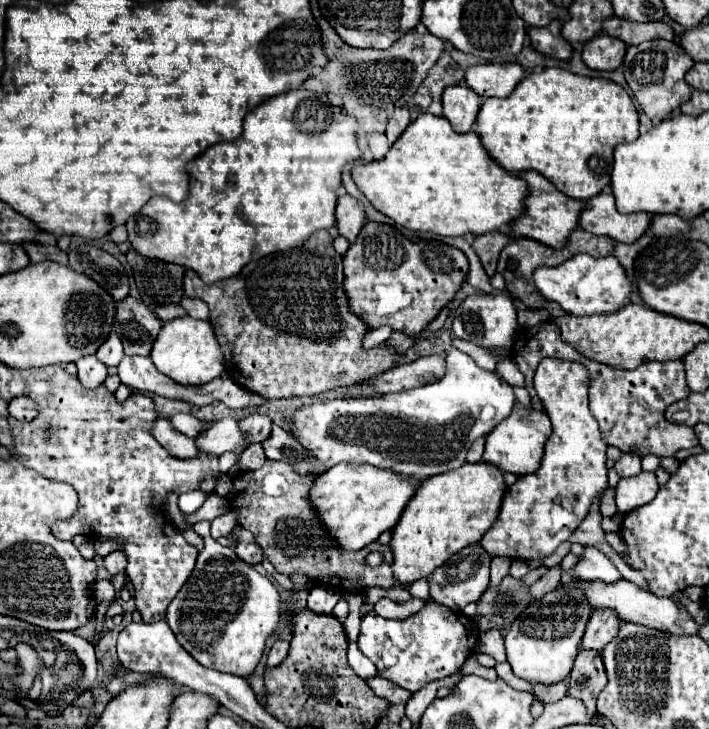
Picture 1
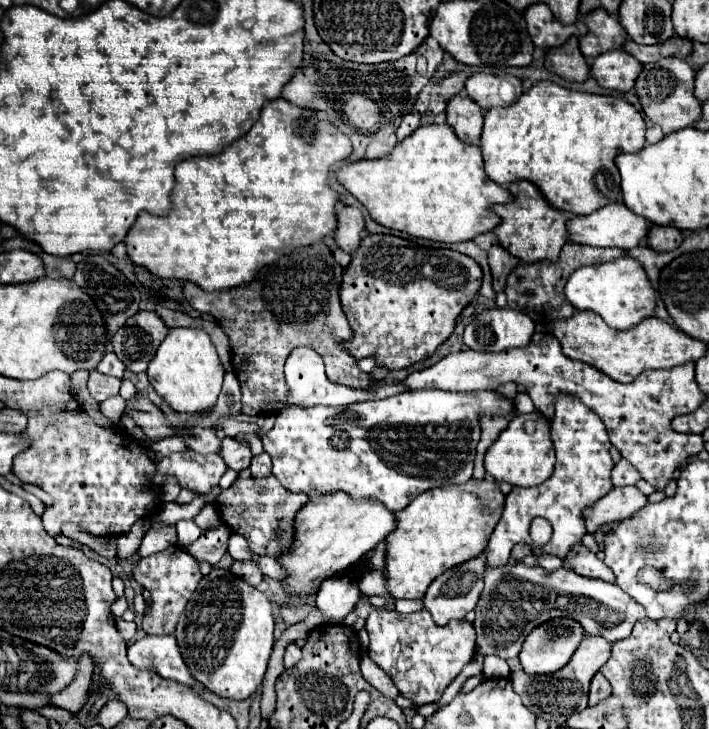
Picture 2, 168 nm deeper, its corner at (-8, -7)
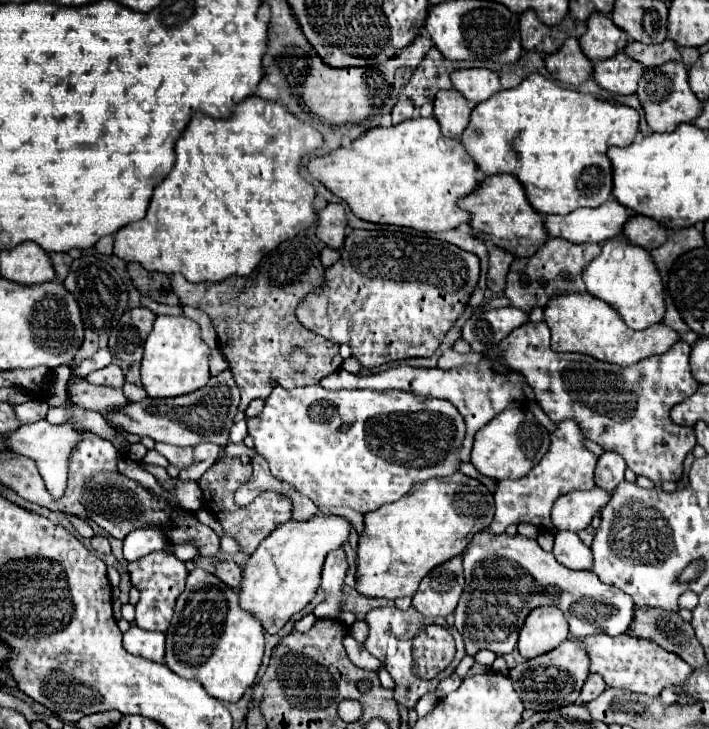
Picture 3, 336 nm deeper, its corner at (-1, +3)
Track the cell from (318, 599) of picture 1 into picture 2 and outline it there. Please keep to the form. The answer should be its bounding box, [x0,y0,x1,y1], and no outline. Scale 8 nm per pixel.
[317,574,359,624]

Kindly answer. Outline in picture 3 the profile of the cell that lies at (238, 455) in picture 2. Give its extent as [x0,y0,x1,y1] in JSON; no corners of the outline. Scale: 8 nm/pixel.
[180,444,220,480]

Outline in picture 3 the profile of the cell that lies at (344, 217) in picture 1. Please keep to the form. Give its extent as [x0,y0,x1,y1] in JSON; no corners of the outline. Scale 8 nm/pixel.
[316,204,346,250]

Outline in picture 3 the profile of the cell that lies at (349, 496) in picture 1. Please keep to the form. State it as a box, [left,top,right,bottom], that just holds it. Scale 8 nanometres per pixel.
[240,514,350,634]

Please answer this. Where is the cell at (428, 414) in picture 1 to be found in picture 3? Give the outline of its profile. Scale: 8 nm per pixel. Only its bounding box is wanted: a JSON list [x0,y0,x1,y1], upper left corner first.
[248,384,466,514]

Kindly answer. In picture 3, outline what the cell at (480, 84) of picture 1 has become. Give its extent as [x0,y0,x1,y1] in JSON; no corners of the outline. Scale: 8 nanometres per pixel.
[450,68,500,104]

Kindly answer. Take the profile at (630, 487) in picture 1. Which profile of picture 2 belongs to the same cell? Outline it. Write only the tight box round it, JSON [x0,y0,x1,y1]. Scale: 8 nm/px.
[587,486,647,532]

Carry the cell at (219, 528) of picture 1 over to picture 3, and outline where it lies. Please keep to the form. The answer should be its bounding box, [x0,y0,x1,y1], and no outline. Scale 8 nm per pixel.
[174,544,196,562]

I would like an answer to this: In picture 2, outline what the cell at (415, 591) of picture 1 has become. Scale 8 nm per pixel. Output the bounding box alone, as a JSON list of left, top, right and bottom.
[395,599,424,614]

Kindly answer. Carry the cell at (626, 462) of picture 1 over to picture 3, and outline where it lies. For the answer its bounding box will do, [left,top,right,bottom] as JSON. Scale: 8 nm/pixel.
[596,452,626,490]

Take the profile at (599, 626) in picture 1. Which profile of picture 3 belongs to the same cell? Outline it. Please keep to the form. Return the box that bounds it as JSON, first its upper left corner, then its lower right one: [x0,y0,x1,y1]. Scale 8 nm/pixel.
[510,640,588,712]

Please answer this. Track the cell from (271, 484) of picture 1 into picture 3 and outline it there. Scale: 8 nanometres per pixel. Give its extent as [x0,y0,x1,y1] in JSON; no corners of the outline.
[198,456,292,556]

